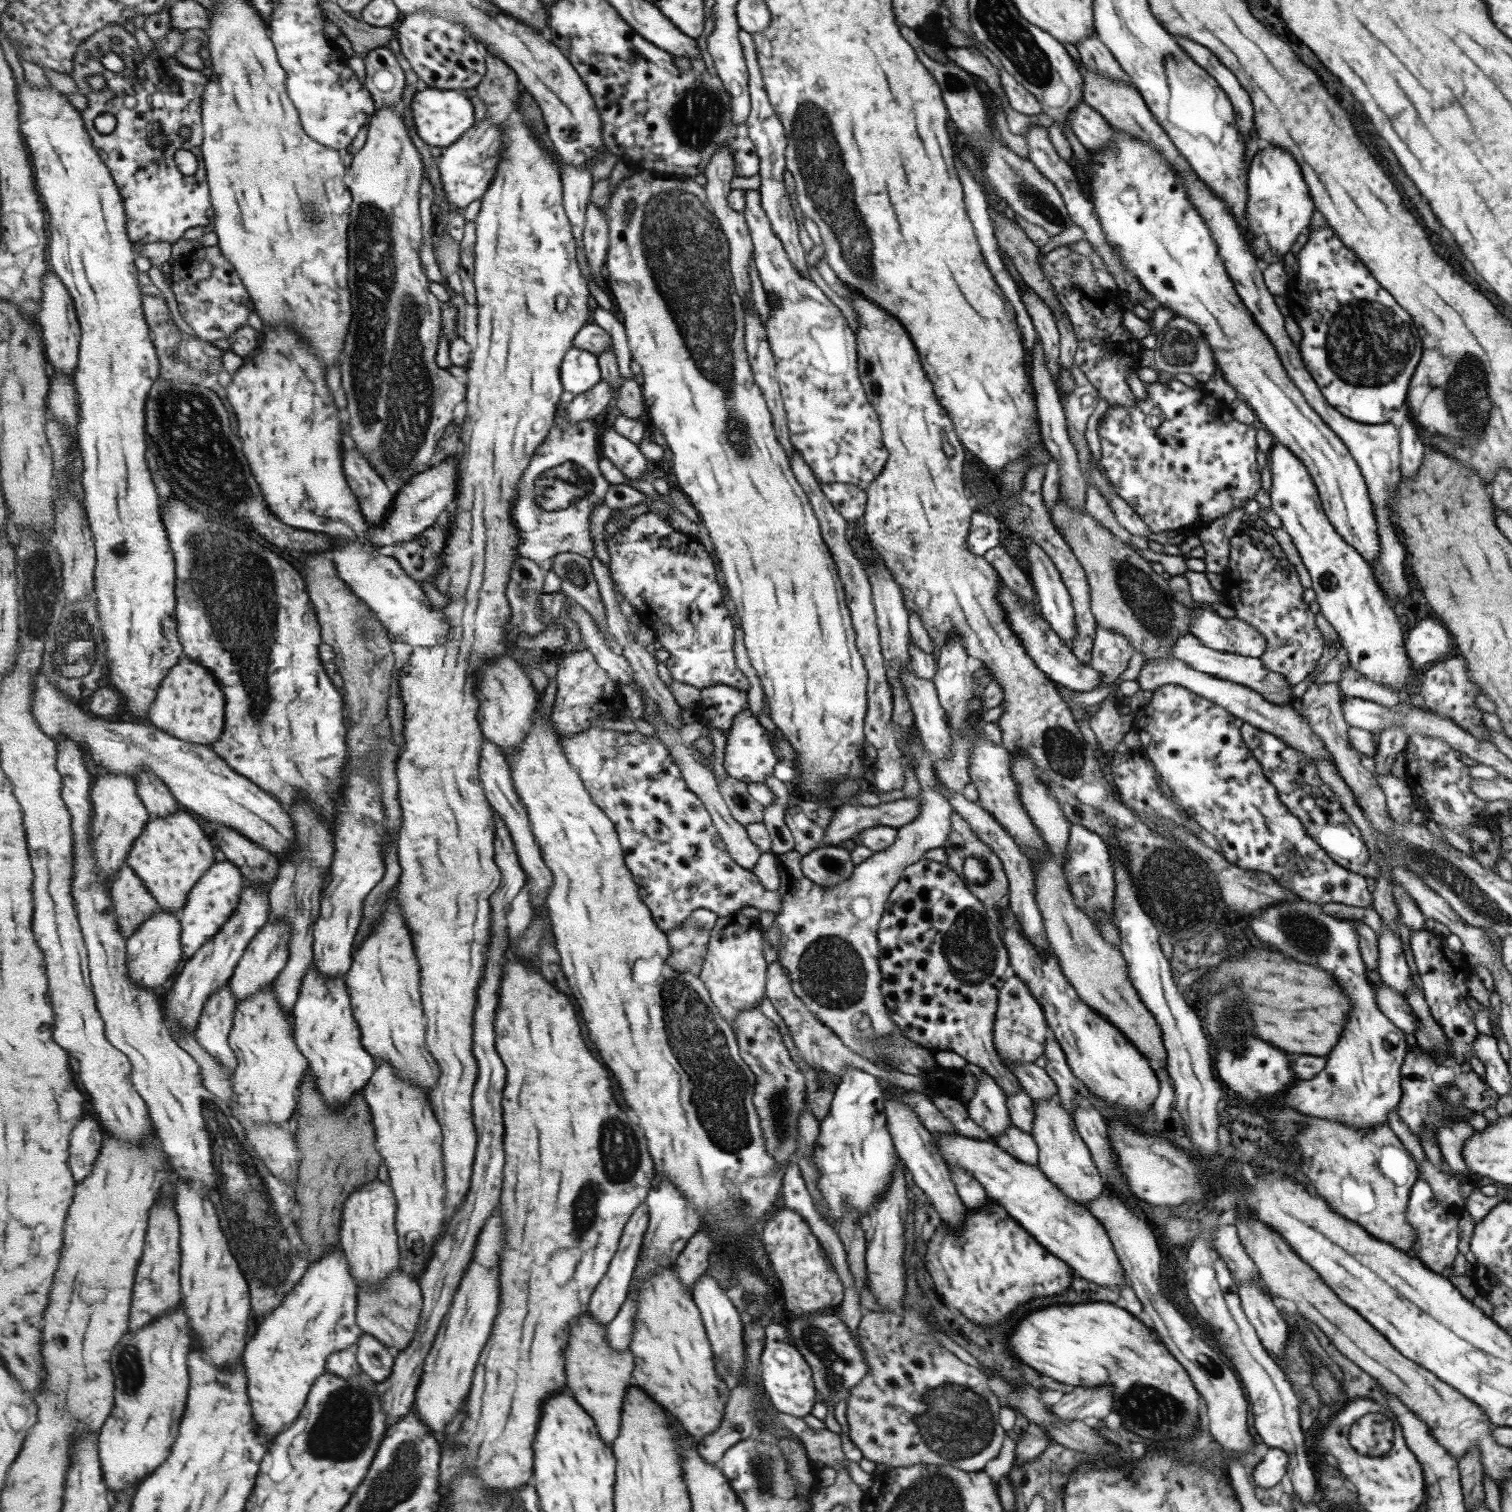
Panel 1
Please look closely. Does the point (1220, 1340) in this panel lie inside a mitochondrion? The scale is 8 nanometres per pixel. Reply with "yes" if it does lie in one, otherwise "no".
no

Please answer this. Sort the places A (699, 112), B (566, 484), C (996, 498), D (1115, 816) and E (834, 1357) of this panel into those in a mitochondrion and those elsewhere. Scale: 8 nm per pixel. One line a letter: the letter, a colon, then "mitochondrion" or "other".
A: mitochondrion
B: mitochondrion
C: other
D: other
E: mitochondrion

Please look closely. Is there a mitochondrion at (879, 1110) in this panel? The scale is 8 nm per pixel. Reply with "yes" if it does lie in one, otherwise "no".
no

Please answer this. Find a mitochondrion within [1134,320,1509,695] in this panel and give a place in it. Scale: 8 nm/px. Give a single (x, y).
(1468, 386)

